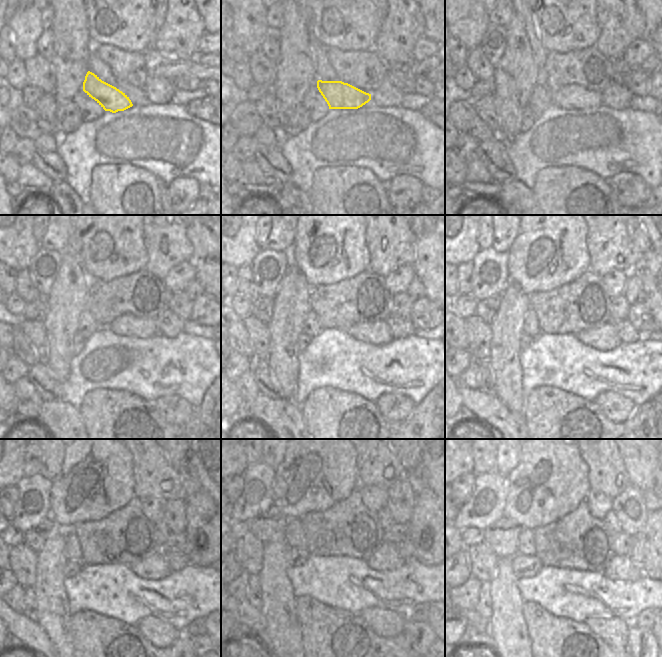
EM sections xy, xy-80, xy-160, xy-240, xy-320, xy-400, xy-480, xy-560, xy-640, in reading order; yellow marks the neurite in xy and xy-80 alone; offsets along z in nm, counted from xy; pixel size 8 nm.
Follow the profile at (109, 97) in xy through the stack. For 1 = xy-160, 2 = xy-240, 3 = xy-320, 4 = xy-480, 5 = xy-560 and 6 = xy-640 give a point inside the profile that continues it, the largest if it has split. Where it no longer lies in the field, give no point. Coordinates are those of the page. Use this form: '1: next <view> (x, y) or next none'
1: next xy-160 (570, 96)
2: next xy-240 (128, 325)
3: next xy-320 (376, 332)
4: next xy-480 (156, 566)
5: next xy-560 (382, 563)
6: next xy-640 (621, 567)

